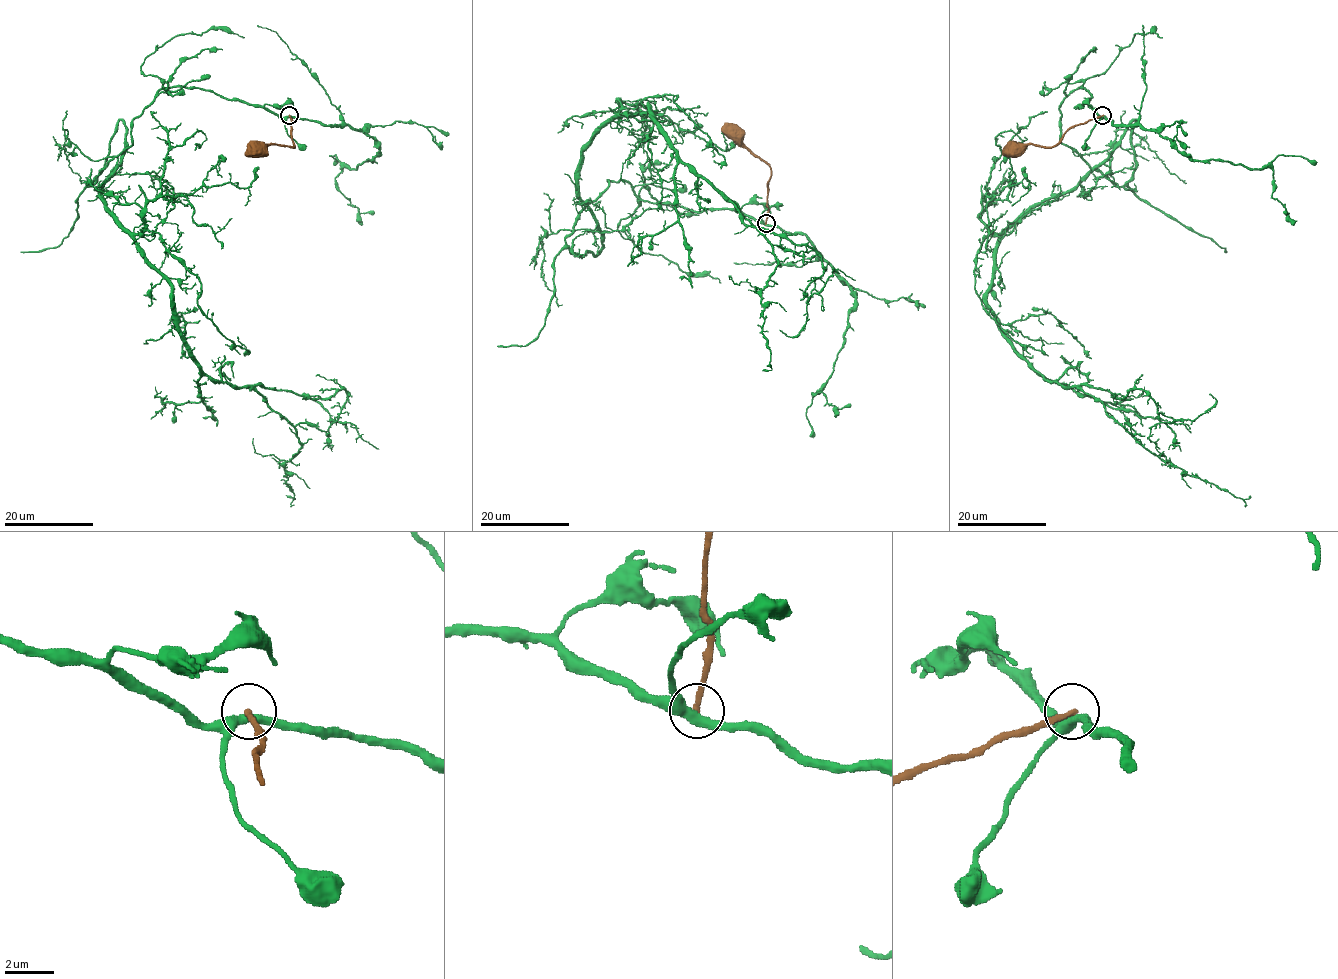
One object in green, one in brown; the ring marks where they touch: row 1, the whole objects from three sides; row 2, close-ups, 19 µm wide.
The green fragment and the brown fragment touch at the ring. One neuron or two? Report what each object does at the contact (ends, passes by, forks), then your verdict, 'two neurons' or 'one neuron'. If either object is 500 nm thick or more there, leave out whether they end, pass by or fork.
green passes by; brown ends; two neurons

